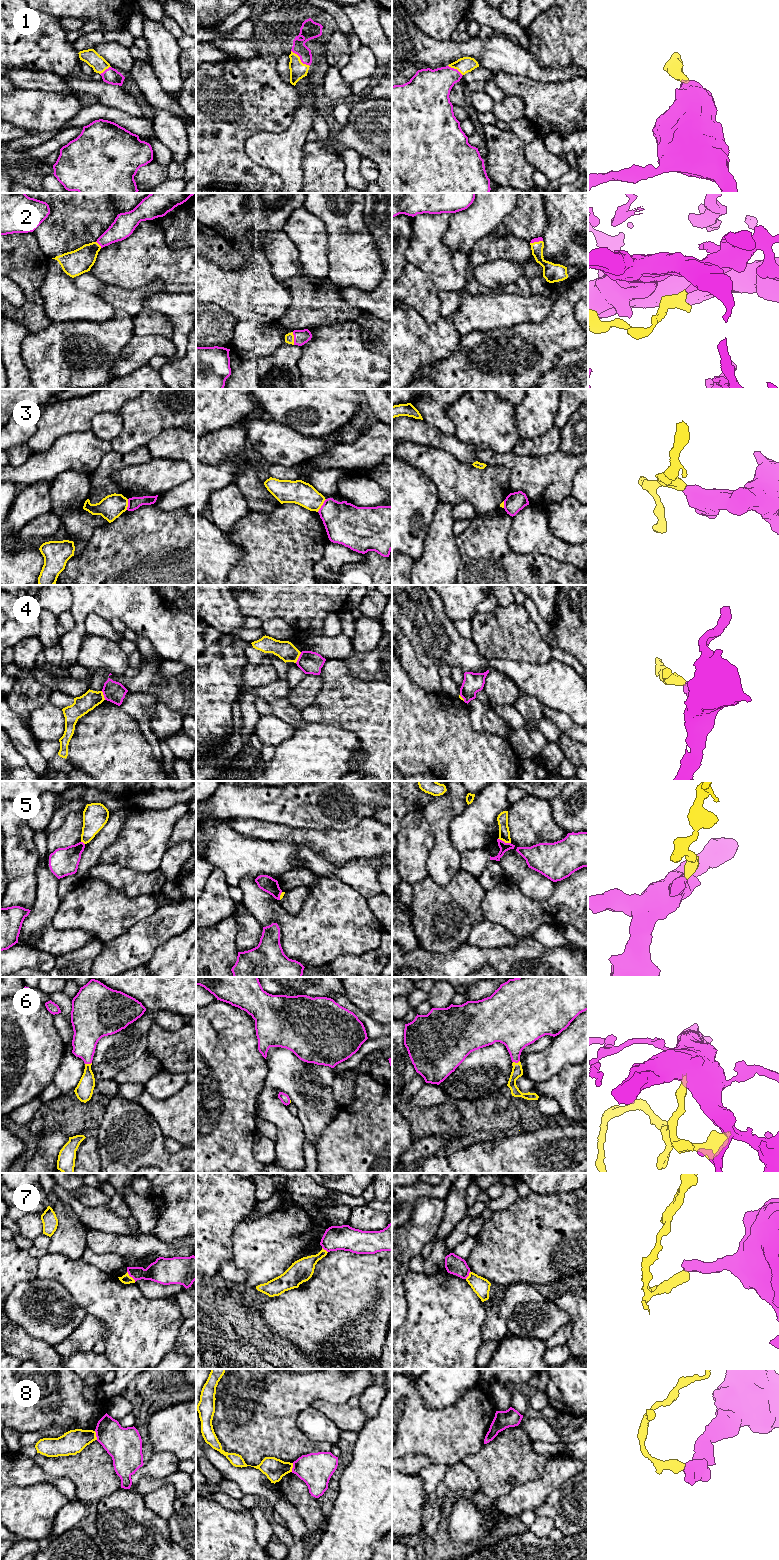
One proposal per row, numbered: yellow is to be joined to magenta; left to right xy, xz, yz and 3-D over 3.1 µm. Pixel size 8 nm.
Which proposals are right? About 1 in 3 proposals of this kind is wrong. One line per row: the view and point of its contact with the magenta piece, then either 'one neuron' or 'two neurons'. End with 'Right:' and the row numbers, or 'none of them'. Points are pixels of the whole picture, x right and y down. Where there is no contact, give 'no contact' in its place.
1: meets magenta in xz at (300, 59); one neuron
2: meets magenta in xz at (294, 338); one neuron
3: meets magenta in xz at (322, 505); two neurons
4: meets magenta in xz at (299, 657); two neurons
5: meets magenta in yz at (503, 841); two neurons
6: meets magenta in xy at (88, 1063); one neuron
7: meets magenta in xy at (130, 1276); two neurons
8: meets magenta in xy at (96, 1435); two neurons
Right: 1, 2, 6

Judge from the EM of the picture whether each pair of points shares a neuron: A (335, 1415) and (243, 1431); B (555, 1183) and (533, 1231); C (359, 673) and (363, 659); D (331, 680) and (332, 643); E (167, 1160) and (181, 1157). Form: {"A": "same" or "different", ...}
{"A": "different", "B": "different", "C": "same", "D": "different", "E": "same"}

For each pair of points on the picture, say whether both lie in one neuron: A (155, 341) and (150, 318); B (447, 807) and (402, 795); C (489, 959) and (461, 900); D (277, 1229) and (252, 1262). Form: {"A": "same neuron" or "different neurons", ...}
{"A": "different neurons", "B": "different neurons", "C": "different neurons", "D": "same neuron"}

